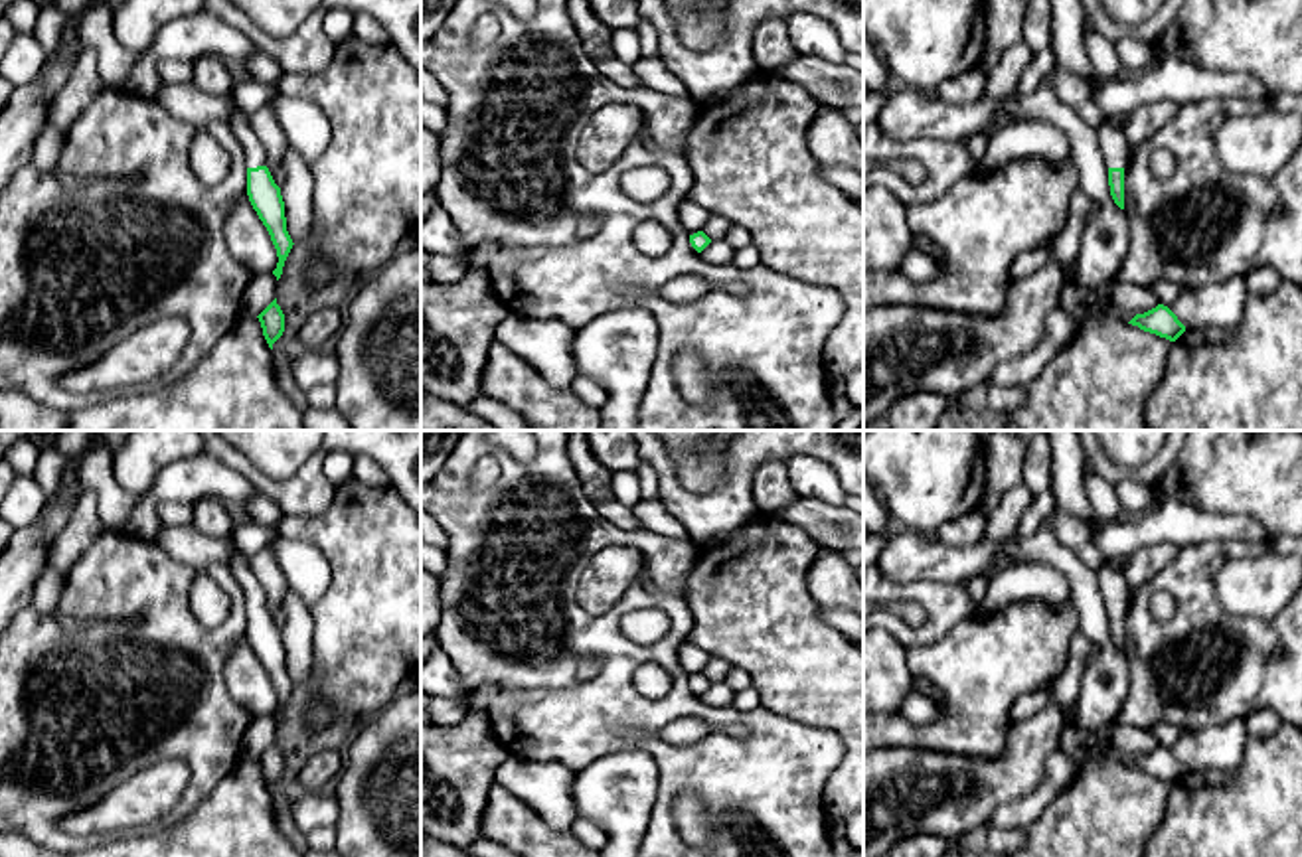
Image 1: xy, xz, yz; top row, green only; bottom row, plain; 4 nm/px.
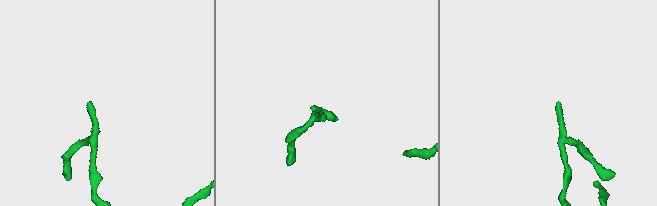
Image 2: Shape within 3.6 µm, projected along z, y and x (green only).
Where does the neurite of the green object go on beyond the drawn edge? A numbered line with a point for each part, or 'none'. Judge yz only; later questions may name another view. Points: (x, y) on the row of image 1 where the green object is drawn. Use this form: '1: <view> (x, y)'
1: yz (1113, 141)

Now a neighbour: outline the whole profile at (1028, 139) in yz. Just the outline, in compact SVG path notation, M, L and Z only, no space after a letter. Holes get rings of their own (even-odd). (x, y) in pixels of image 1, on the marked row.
M1019 120L988 138L986 152L974 174L992 174L998 168L1025 158L1039 158L1057 168L1071 158L1067 132L1045 120Z

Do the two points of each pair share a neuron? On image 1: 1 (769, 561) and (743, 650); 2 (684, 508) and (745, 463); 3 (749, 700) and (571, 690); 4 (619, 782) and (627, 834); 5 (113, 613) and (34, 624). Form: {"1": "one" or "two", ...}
{"1": "one", "2": "one", "3": "two", "4": "one", "5": "one"}

